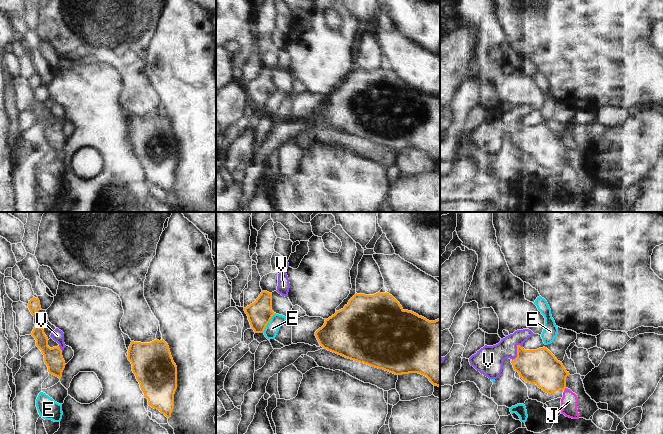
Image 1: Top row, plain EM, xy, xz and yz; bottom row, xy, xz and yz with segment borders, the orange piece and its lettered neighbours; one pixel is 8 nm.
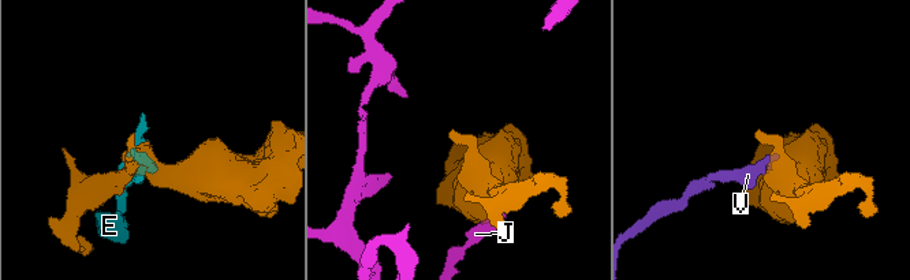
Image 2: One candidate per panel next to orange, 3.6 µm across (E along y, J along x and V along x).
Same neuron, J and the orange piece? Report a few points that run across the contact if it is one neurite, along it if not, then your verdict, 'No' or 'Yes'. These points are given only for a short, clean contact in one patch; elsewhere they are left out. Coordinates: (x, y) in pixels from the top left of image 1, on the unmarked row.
Line: yz (565, 163), (564, 166). No

